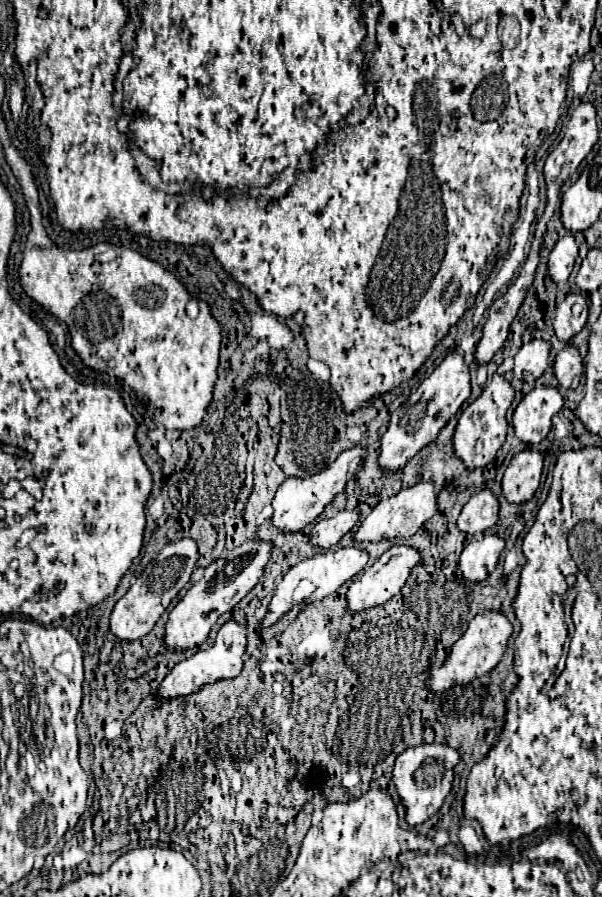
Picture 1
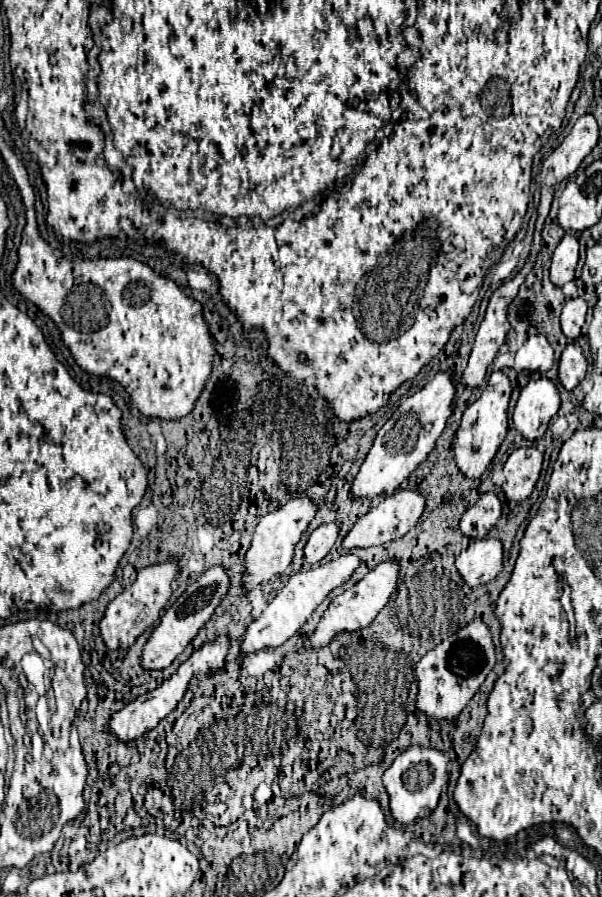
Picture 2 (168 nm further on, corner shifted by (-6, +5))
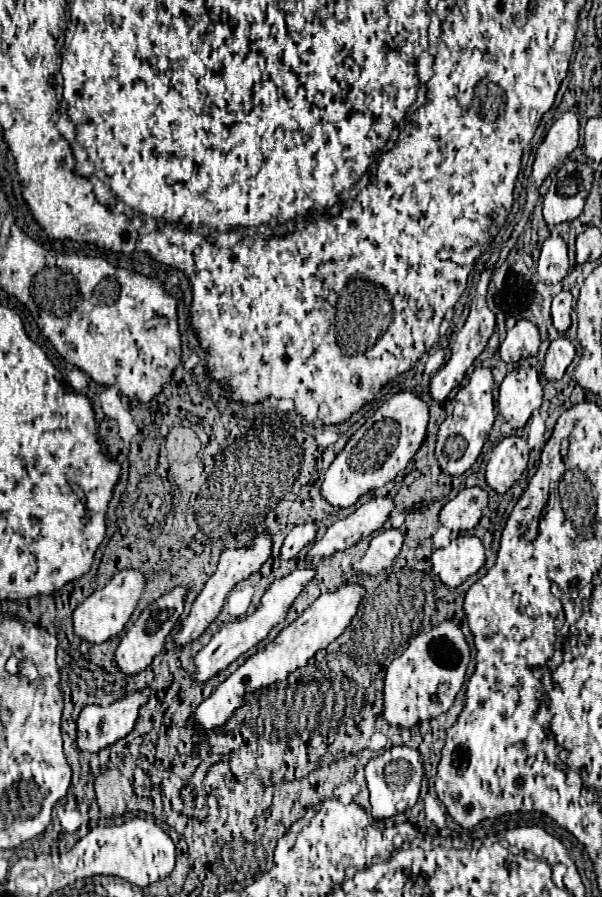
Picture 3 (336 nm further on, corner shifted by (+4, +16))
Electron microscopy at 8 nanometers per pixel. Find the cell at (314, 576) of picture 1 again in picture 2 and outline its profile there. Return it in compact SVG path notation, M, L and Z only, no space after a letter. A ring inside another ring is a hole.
M344 553L338 559L332 559L330 563L294 573L288 579L288 583L282 587L282 591L268 603L268 607L262 611L262 615L256 617L254 623L246 629L240 651L250 653L250 651L264 649L264 647L282 645L306 623L306 619L312 615L312 611L328 597L328 593L332 589L340 587L342 583L346 583L352 577L352 573L358 569L358 565L360 565L360 559L354 553Z

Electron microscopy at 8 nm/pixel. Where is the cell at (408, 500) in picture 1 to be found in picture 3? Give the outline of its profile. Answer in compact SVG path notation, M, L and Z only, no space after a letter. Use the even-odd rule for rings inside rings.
M390 496L384 498L372 498L366 504L362 504L354 514L350 514L344 520L334 522L326 534L316 540L308 554L306 560L312 562L314 556L332 556L340 550L346 550L350 546L354 546L358 540L370 536L372 532L380 530L382 524L386 522L388 514L394 508L394 500Z

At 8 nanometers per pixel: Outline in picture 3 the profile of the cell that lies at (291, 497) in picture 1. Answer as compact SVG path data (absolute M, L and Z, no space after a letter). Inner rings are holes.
M260 534L254 542L254 546L250 548L226 548L220 556L220 564L218 564L218 570L210 576L210 580L204 584L204 588L200 590L200 594L196 596L196 600L192 602L192 608L190 608L190 614L182 620L182 628L172 636L174 644L176 646L184 646L188 642L194 642L198 640L204 630L218 618L222 606L224 606L224 600L228 596L228 592L238 584L242 582L244 578L248 578L252 572L260 570L260 566L270 558L270 548L272 548L272 540L266 536L266 534Z

